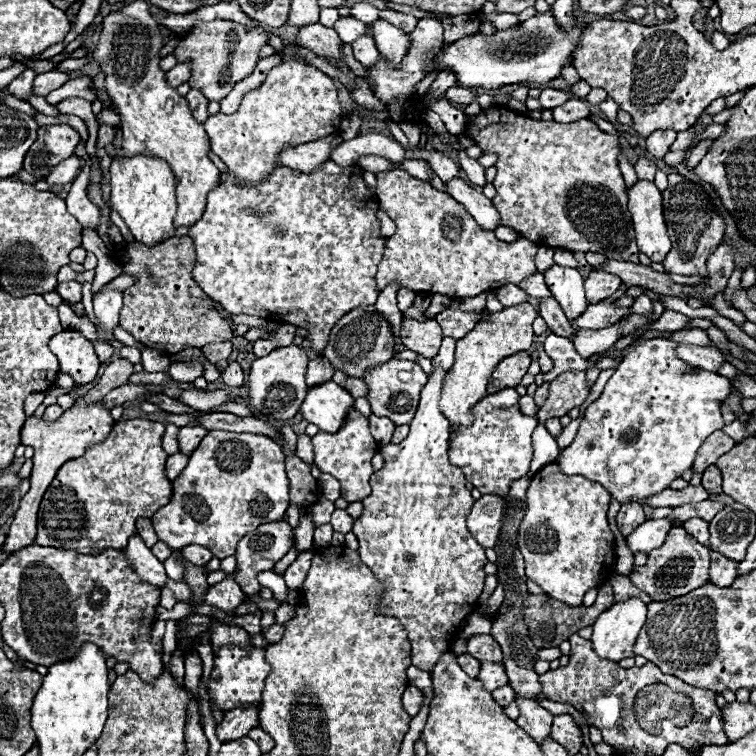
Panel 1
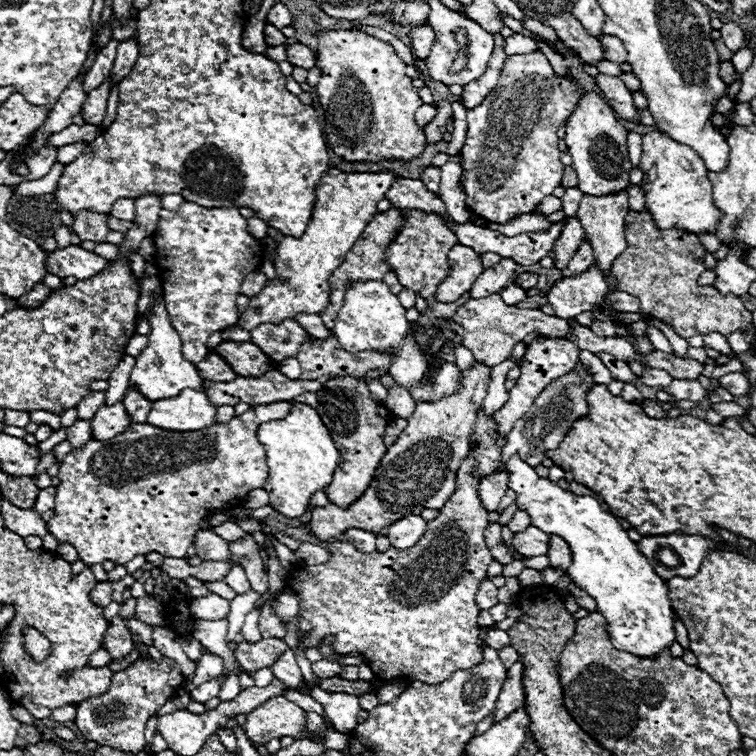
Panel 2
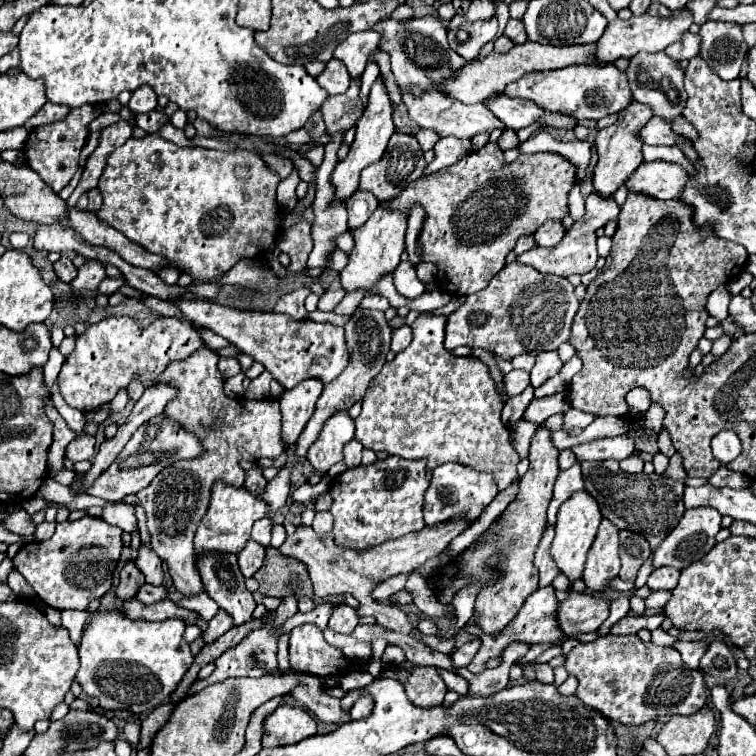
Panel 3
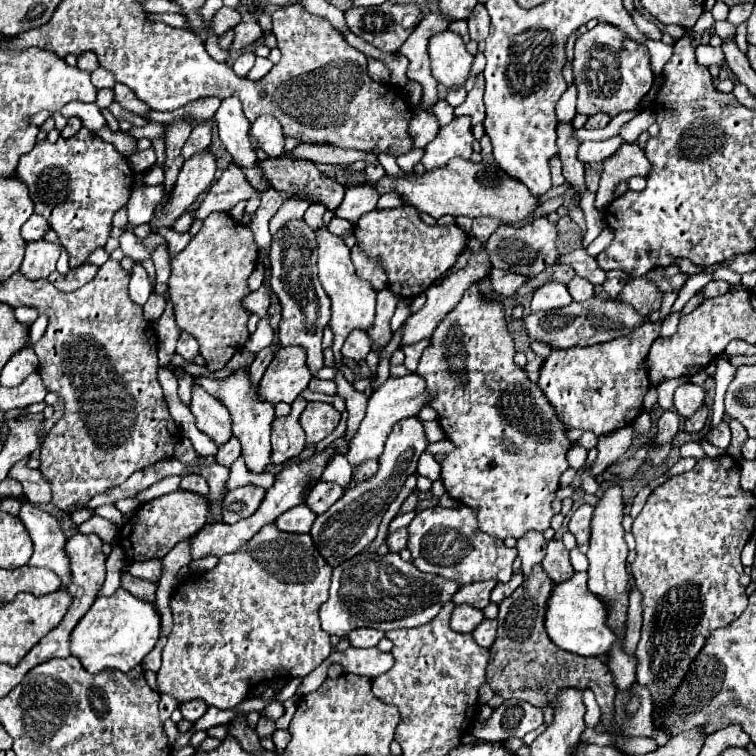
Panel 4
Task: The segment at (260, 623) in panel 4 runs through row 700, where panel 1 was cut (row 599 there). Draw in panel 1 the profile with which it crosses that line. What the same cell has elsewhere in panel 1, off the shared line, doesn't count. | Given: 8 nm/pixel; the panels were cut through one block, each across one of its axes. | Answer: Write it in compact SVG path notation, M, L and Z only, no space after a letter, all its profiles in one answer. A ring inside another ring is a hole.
M224 578L214 588L208 588L204 596L204 604L216 606L224 610L228 616L234 616L234 608L242 604L242 598L244 598L244 592L240 590L240 586L232 578ZM168 580L166 582L166 588L170 588L172 592L174 592L174 596L180 600L180 602L186 602L188 598L190 598L191 590L188 584L184 584L184 582L176 582L174 584L174 580Z

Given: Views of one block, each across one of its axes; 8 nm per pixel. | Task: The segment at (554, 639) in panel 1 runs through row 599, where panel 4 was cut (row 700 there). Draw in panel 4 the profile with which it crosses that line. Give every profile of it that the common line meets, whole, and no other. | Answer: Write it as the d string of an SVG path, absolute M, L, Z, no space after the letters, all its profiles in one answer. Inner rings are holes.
M534 566L530 576L522 582L522 588L528 596L504 598L498 614L498 634L494 644L490 646L486 682L502 698L518 698L534 706L552 704L560 688L568 688L568 686L576 686L580 690L592 688L602 708L602 722L608 730L614 712L614 696L616 696L614 678L610 674L608 664L602 662L600 658L570 654L566 650L562 652L558 650L558 646L554 646L554 642L550 642L544 628L544 620L546 620L546 602L552 594L552 586L554 584L542 572L542 566Z

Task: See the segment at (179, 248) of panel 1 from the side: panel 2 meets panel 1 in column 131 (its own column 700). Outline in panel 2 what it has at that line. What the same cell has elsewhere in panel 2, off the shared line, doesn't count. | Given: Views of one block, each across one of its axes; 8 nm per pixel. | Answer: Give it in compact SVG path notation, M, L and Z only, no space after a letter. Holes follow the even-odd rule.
M648 208L642 212L630 210L624 222L628 248L614 262L612 274L618 278L618 290L640 298L642 312L660 318L674 326L676 334L690 338L696 334L720 332L726 337L738 328L752 324L750 312L742 306L740 298L720 296L712 286L698 286L698 276L704 268L704 246L696 234L670 228L660 230Z

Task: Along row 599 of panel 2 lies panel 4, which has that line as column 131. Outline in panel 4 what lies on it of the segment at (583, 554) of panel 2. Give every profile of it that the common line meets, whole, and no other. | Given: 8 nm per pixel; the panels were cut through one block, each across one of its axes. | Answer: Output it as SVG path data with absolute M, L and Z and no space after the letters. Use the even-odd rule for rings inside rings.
M118 588L112 596L100 596L76 624L72 632L70 652L80 658L82 666L96 674L102 670L128 672L144 660L160 636L160 614L154 604L132 596L128 590Z

